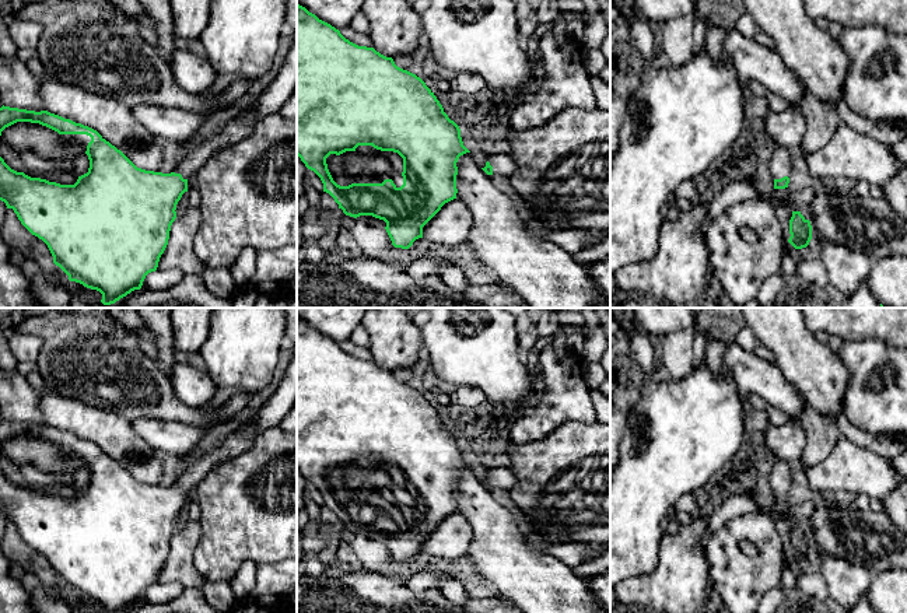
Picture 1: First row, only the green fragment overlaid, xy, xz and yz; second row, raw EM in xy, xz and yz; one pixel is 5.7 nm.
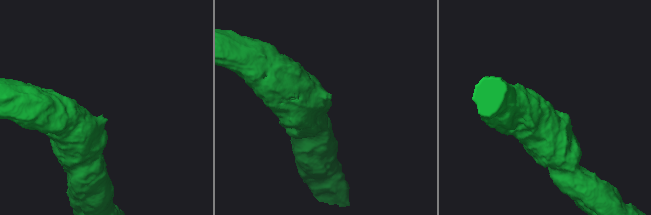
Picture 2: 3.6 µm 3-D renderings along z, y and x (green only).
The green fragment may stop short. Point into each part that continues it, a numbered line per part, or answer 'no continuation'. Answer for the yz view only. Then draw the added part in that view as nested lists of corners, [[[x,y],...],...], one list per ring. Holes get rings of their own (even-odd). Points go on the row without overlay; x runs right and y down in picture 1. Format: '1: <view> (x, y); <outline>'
1: yz (780, 479); [[[777,459],[777,462],[770,473],[768,480],[770,480],[773,494],[781,493],[784,490],[789,491],[791,480],[792,480],[789,463],[787,460]]]

